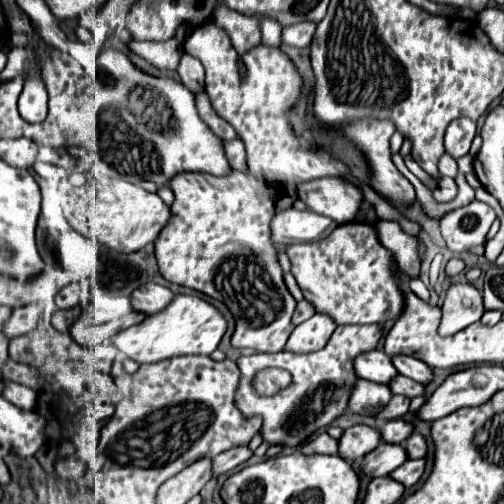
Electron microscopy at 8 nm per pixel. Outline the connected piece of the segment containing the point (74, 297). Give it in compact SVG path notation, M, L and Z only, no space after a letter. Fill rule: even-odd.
M67 285L65 289L59 291L57 295L57 305L61 309L67 309L67 307L75 307L79 303L79 287L77 285Z

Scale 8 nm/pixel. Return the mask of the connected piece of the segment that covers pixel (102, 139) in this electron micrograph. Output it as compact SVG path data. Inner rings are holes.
M105 49L99 53L99 83L109 95L109 99L105 99L105 107L97 115L99 149L103 159L121 175L137 175L157 185L169 185L169 179L177 175L177 171L205 171L213 175L229 173L231 167L225 159L221 139L213 135L213 131L199 119L193 93L181 81L149 75L139 69L125 53Z

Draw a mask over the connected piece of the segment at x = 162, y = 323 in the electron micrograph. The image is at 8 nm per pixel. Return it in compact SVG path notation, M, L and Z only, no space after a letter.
M177 295L163 311L115 335L113 345L137 363L157 363L177 355L211 355L227 331L227 319L197 295Z

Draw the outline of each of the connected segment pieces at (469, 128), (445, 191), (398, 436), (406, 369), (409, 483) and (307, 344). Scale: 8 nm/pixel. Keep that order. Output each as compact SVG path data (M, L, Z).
M467 117L455 119L449 123L445 131L445 151L453 159L461 159L463 155L469 153L473 137L475 137L475 123Z
M443 177L443 179L439 181L439 185L437 185L437 189L433 191L433 199L435 199L437 203L449 203L449 201L455 199L455 195L457 195L457 185L455 185L455 181L449 179L449 177Z
M395 419L395 421L387 421L387 425L381 429L383 441L387 443L405 443L405 439L415 431L415 427L403 419Z
M401 355L401 357L393 357L393 365L399 369L399 375L411 377L417 383L429 385L433 381L433 369L429 365L425 365L423 361Z
M409 459L405 461L405 465L401 465L401 469L397 469L397 473L391 473L391 477L401 481L405 487L413 487L423 473L425 473L425 459Z
M315 313L311 319L295 327L295 333L289 337L285 345L285 351L293 351L293 353L317 351L329 341L333 329L335 329L335 323L331 321L329 315Z

